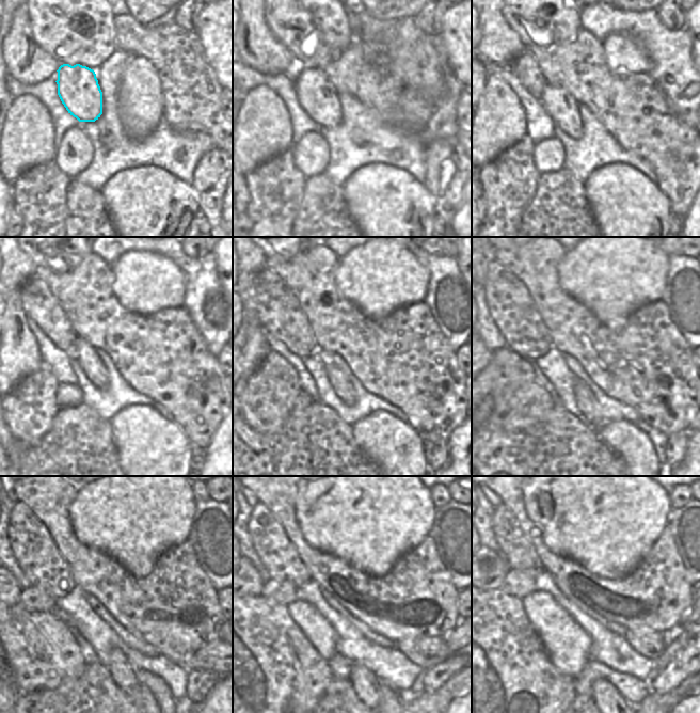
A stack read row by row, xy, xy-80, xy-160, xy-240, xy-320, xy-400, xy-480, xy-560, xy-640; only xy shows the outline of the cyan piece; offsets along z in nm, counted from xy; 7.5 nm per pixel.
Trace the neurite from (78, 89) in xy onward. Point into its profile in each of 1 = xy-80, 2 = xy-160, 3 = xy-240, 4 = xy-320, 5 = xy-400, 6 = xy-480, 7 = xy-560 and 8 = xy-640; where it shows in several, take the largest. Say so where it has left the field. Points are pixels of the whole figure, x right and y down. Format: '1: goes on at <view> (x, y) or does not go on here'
1: goes on at xy-80 (317, 96)
2: goes on at xy-160 (559, 104)
3: goes on at xy-240 (83, 351)
4: goes on at xy-320 (343, 387)
5: goes on at xy-400 (585, 397)
6: goes on at xy-480 (121, 670)
7: goes on at xy-560 (366, 685)
8: goes on at xy-640 (604, 693)

